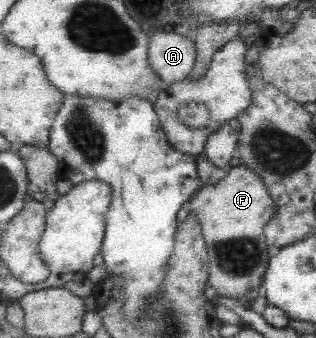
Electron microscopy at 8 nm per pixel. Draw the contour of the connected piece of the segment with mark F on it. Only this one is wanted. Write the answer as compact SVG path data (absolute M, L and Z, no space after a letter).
M244 165L227 170L227 175L214 185L203 185L190 201L190 209L199 218L209 255L209 284L218 296L236 298L252 308L263 291L271 254L265 228L276 216L273 200L263 178Z

